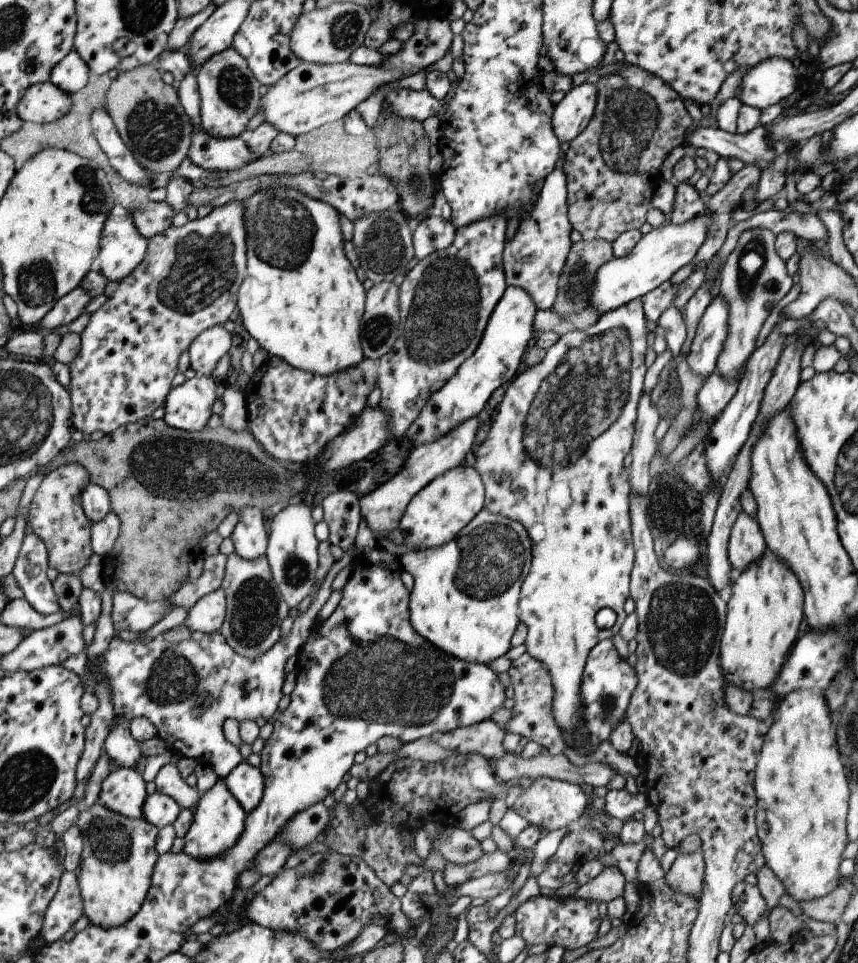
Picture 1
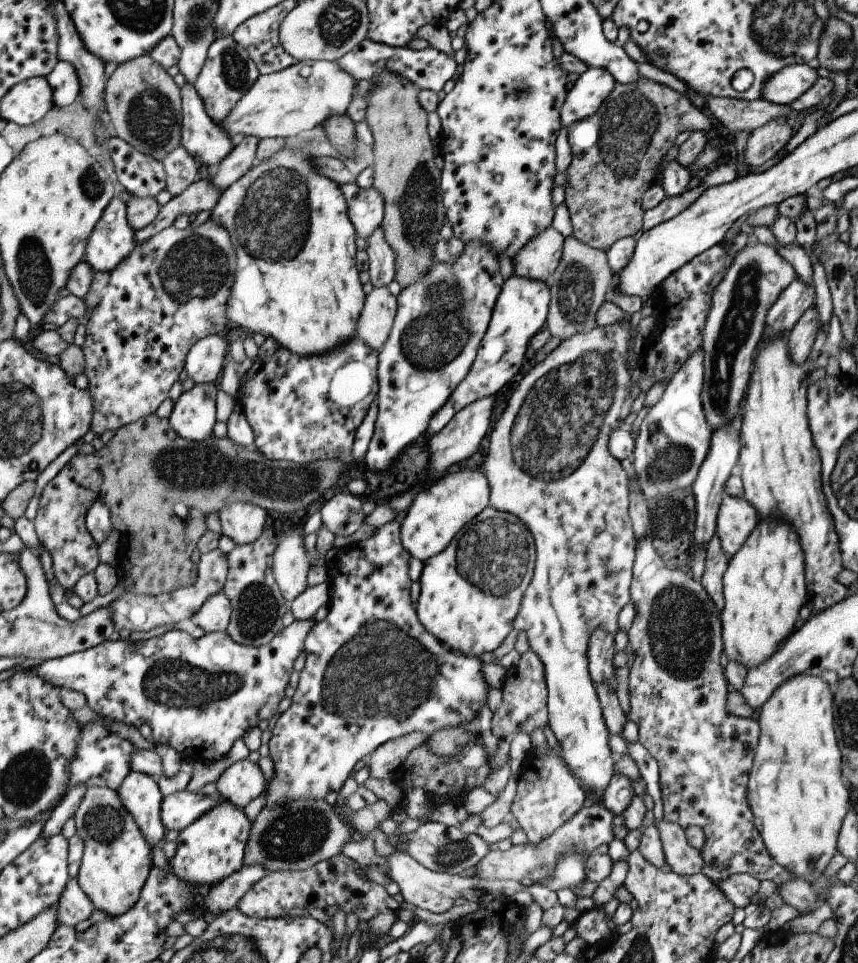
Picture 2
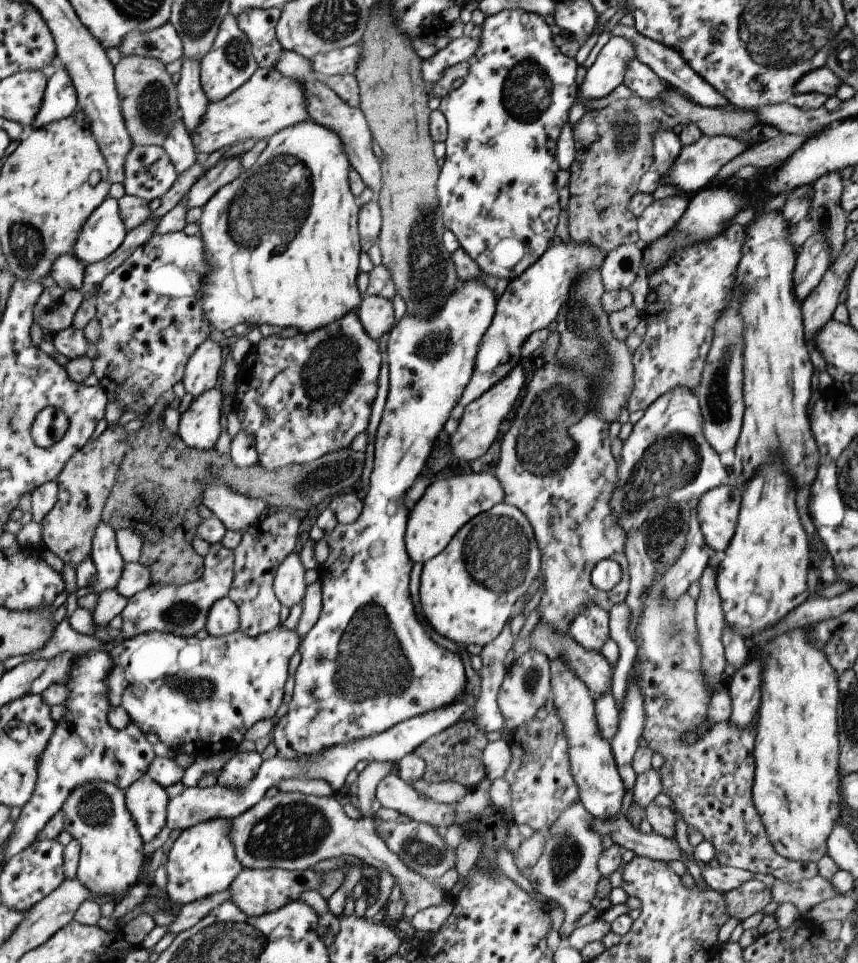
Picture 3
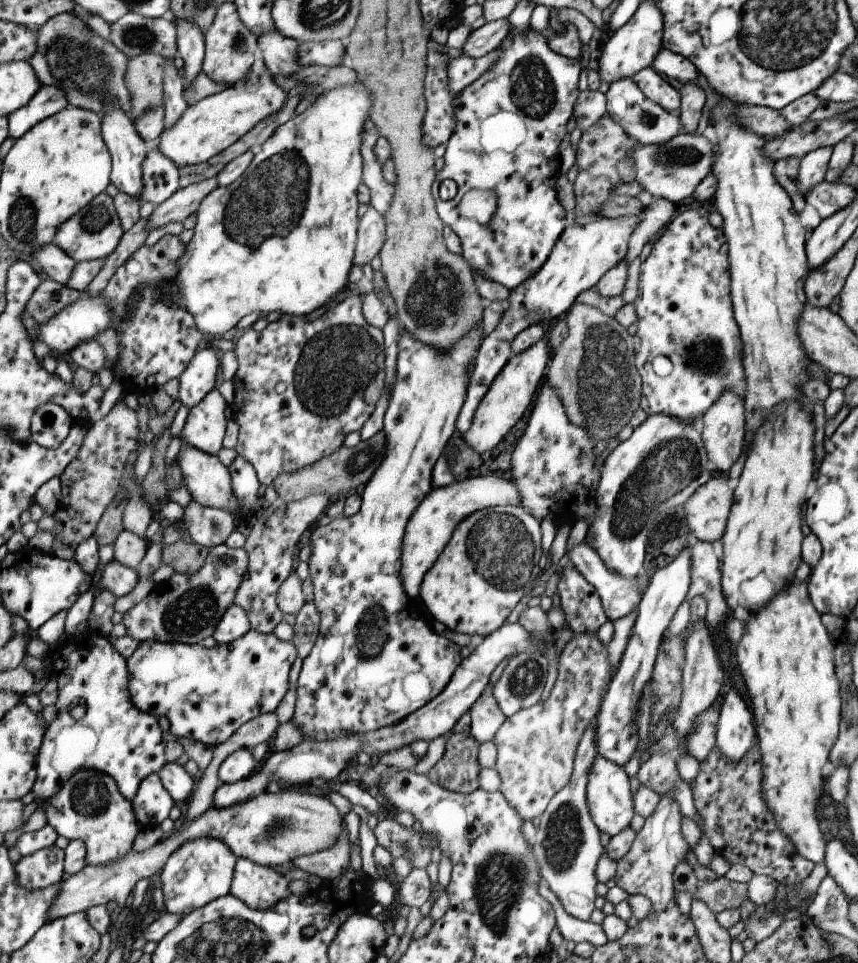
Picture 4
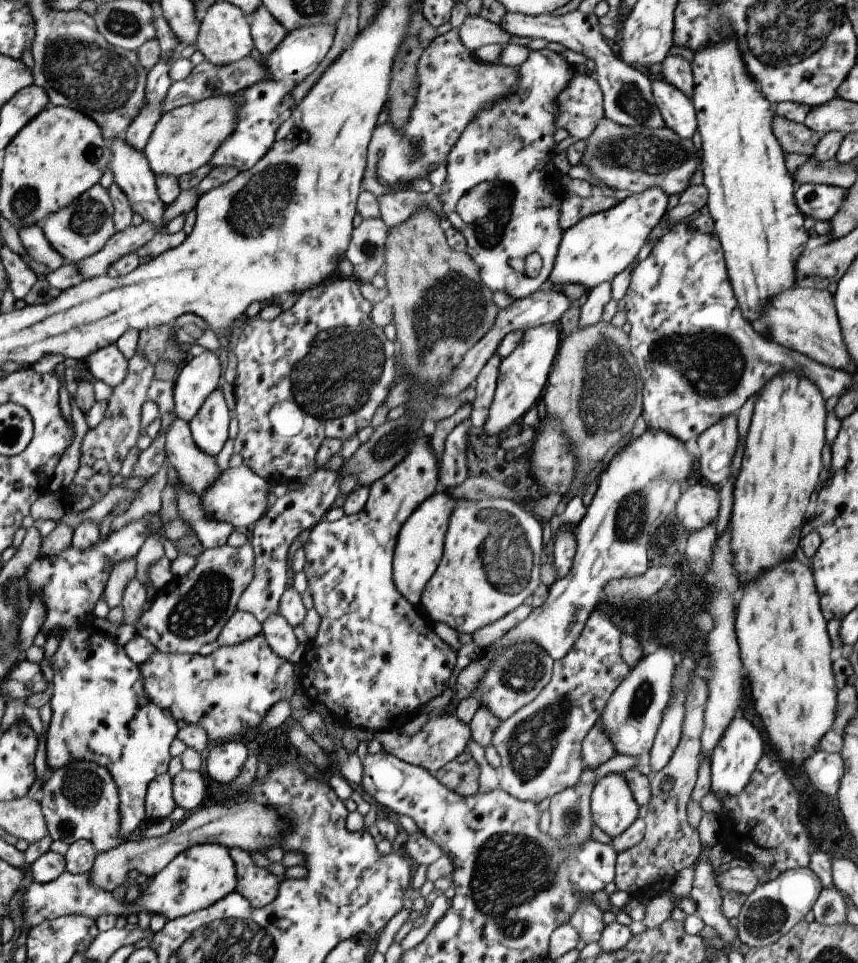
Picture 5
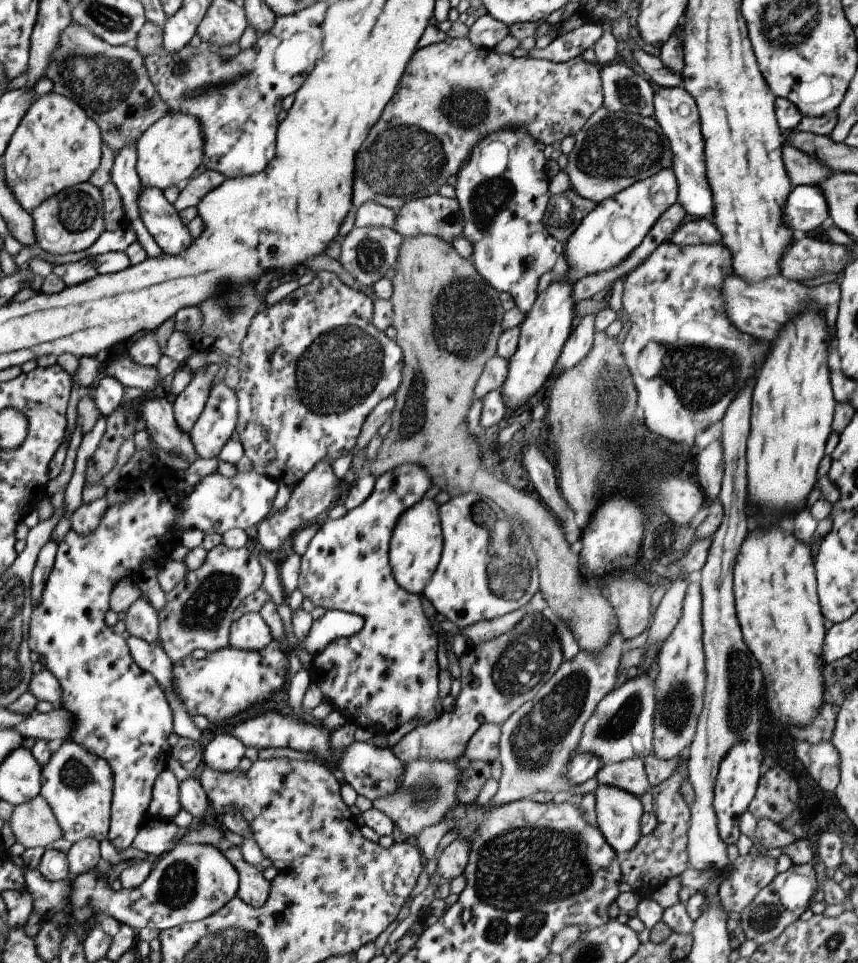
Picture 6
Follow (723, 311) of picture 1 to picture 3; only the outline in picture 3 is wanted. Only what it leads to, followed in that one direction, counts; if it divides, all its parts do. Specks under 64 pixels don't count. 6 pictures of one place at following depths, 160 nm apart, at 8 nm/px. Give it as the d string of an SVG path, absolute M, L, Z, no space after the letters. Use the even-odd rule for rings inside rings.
M671 388L671 392L651 402L622 442L619 455L609 504L611 516L615 516L625 536L629 530L639 530L647 514L667 500L692 503L707 490L732 483L729 469L721 466L719 456L703 438L700 409L693 392L687 388Z

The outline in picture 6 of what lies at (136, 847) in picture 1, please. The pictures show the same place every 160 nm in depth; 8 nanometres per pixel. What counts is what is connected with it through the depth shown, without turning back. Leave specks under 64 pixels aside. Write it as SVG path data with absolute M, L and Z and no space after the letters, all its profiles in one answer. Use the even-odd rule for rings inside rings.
M65 740L61 742L59 748L51 753L49 760L40 766L40 790L38 796L41 796L63 832L63 839L70 843L78 842L86 837L95 838L99 843L105 840L108 834L108 825L110 822L110 801L112 796L112 773L111 768L107 765L105 760L95 756L79 746L73 740Z

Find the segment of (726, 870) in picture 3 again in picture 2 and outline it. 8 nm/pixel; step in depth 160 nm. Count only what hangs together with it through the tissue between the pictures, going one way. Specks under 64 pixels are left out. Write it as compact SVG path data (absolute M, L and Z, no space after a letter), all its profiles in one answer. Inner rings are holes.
M737 873L718 881L717 888L734 908L750 909L752 897L757 894L758 880L748 874Z

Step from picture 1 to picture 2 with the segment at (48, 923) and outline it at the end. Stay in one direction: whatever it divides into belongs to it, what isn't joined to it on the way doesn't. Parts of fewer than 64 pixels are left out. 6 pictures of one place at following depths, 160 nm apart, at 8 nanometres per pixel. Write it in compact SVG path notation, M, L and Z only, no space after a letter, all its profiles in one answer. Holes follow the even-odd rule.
M70 878L56 902L55 924L57 927L73 927L87 919L92 910L93 905L79 888L77 879Z

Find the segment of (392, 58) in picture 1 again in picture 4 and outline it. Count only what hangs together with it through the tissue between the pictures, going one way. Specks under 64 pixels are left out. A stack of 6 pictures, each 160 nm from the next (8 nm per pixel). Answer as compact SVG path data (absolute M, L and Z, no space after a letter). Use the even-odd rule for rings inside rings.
M257 56L251 63L250 71L242 82L225 87L218 93L195 101L192 105L187 105L179 120L176 120L171 128L163 129L154 144L173 164L176 164L177 168L205 162L239 140L240 136L243 136L258 122L271 116L287 99L288 94L272 79L272 75L266 69L261 56Z

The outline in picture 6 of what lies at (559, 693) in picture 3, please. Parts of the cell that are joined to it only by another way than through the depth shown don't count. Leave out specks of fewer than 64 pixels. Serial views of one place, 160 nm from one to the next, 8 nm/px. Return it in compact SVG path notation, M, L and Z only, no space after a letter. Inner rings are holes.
M597 786L595 820L597 829L618 859L637 846L641 837L639 820L643 814L637 797L613 786Z

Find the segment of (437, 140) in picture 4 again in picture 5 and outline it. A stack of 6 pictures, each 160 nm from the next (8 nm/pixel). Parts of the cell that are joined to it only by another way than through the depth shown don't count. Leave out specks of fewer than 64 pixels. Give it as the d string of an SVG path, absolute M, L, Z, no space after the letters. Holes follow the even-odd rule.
M456 30L436 36L427 48L423 49L417 61L417 86L416 100L412 105L407 122L401 129L393 125L383 124L373 130L371 140L367 144L367 170L361 189L371 191L378 198L383 193L388 193L394 188L409 188L409 181L424 176L427 178L426 168L429 164L440 164L446 159L453 143L459 138L466 124L477 112L482 111L487 105L510 95L518 87L518 68L504 67L489 63L474 62L469 57L469 51L460 43Z

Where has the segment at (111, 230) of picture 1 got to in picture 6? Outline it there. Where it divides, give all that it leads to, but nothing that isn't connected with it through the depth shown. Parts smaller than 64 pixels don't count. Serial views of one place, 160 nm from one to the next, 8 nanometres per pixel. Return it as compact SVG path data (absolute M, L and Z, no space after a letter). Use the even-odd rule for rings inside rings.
M86 182L63 188L62 192L49 196L39 206L35 206L29 216L33 222L35 244L52 255L81 252L89 248L99 234L104 232L99 189Z

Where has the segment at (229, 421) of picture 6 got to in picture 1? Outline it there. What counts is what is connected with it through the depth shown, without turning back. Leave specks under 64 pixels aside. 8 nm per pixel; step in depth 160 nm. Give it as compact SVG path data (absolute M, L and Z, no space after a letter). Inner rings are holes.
M195 376L172 388L163 403L162 419L174 429L195 432L205 427L220 383L211 377Z

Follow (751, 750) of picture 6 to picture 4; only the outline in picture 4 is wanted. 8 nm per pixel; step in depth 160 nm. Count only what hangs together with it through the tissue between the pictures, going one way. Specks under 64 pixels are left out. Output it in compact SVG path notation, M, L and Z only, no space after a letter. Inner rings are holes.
M737 690L723 691L719 700L715 745L726 761L737 762L755 741L752 712Z

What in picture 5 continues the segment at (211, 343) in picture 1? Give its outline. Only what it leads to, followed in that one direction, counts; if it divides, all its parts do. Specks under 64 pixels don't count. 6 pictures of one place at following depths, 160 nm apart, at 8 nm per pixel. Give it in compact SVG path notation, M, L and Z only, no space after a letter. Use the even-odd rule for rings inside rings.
M207 349L185 362L174 381L174 411L179 419L191 420L203 401L217 388L223 364Z

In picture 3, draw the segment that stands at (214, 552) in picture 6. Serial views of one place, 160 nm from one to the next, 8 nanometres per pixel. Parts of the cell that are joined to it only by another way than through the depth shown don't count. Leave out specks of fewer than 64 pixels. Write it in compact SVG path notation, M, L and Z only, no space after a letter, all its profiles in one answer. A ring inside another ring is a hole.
M220 543L209 546L207 554L202 557L202 576L191 583L174 586L173 584L150 584L145 590L127 598L127 604L120 613L123 624L123 639L151 631L173 634L181 637L194 636L205 627L209 608L223 599L233 580L233 549L227 549Z

